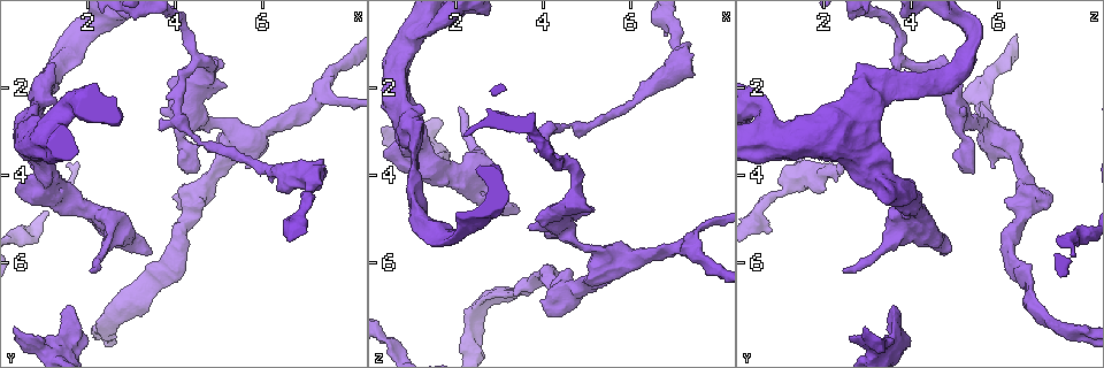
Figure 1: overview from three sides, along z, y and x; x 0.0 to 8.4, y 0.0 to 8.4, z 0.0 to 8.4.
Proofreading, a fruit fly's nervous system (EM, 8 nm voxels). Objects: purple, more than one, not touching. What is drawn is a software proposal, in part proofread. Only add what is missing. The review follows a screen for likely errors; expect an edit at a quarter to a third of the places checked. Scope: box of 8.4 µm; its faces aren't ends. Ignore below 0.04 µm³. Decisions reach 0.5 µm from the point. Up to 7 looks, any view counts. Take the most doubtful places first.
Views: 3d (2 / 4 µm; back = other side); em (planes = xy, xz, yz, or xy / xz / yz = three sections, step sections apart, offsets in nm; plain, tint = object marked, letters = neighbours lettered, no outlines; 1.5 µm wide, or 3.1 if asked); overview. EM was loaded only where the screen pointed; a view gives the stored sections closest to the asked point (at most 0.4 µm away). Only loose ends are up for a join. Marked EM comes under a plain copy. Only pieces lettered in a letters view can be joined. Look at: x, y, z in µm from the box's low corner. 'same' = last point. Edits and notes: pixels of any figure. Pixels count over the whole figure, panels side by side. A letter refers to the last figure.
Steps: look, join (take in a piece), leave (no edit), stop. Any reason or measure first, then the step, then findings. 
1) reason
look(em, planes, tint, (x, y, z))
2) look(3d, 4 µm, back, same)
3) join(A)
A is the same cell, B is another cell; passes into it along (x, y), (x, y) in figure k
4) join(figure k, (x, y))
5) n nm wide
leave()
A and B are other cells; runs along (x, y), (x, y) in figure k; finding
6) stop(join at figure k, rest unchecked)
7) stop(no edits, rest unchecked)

an open end
look(3d, 2 µm, back, (3.40, 5.75, 4.90))

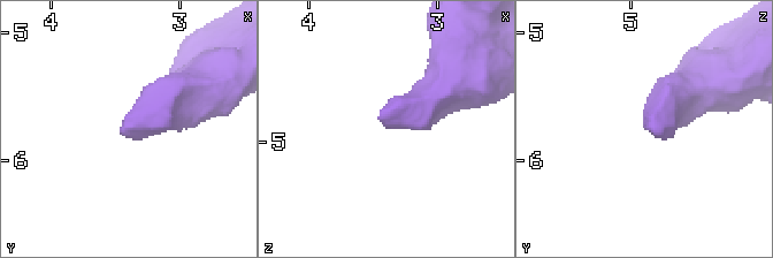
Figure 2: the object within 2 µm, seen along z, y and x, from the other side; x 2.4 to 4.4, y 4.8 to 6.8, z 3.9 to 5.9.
look(em, planes, letters, (3.44, 5.74, 4.88))

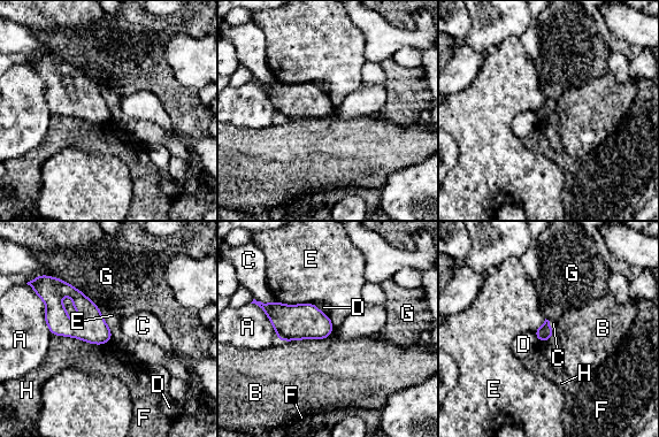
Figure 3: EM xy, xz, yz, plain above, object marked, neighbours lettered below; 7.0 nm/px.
leave()
A, B, C, D, E, F, G and H are other cells; border along (327, 337), (277, 340) in figure 3; none of them fits

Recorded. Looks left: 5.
branch stops here
look(3d, 2 µm, (1.50, 7.00, 3.55))

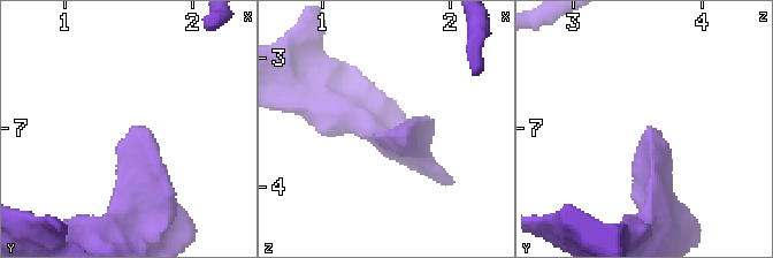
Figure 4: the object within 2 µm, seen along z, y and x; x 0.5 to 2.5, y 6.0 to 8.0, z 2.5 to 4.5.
need the tissue
look(em, planes, letters, (1.54, 7.00, 3.60))

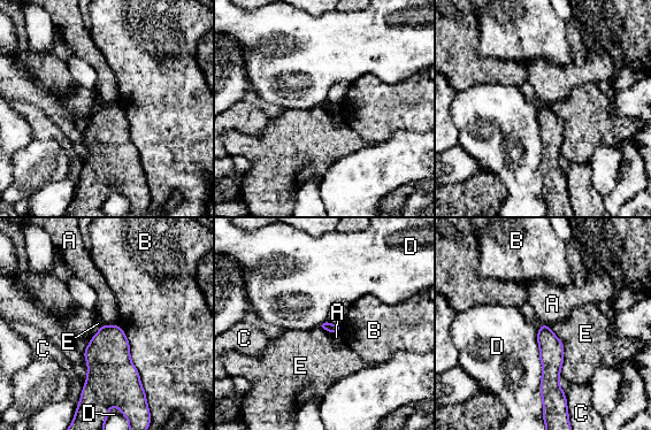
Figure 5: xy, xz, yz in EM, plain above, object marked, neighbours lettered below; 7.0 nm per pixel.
leave()
A, B, C, D and E are other cells; runs along (543, 327), (551, 347), (551, 397) in figure 5; no lettered piece goes on from it

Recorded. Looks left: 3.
look(3d, 2 µm, back, (5.10, 2.00, 4.80))

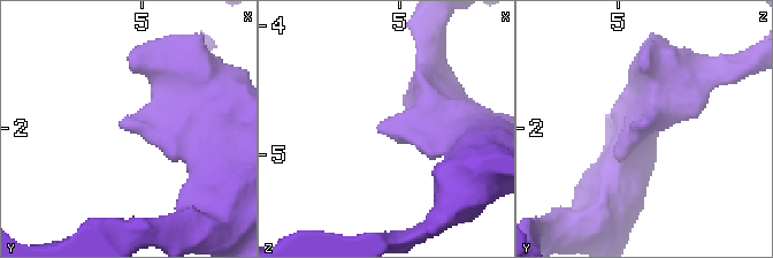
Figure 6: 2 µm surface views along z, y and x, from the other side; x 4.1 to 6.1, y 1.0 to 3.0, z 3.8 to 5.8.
look(em, yz, step 4, tint, (5.18, 2.00, 4.84))

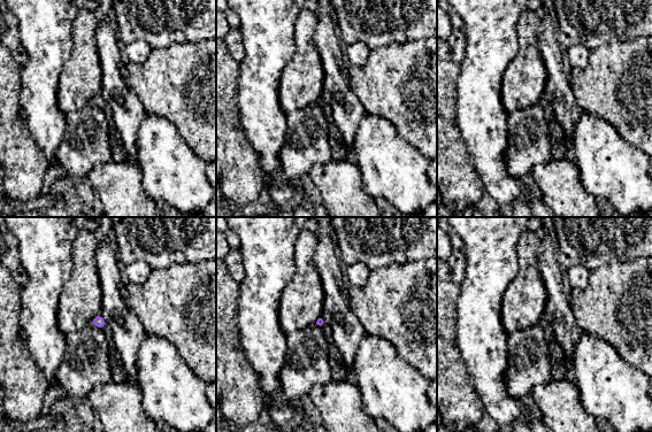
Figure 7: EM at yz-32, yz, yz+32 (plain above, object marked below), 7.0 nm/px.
look(em, planes, letters, same)

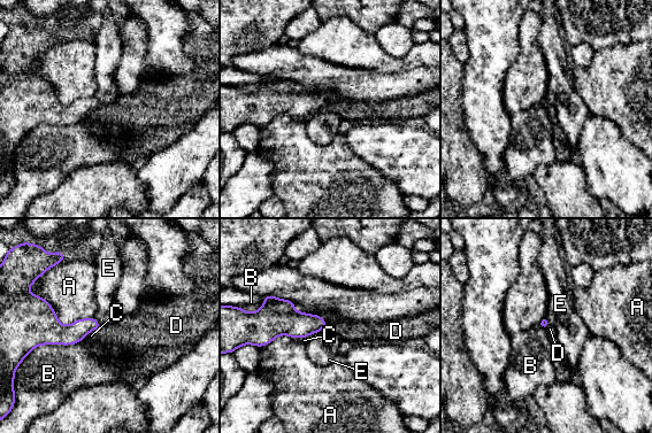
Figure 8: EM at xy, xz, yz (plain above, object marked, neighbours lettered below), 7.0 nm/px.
leave()
A, B, C, D and E are other cells; no lettered piece goes on from it

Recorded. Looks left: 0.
stop(no edits, rest unchecked)

